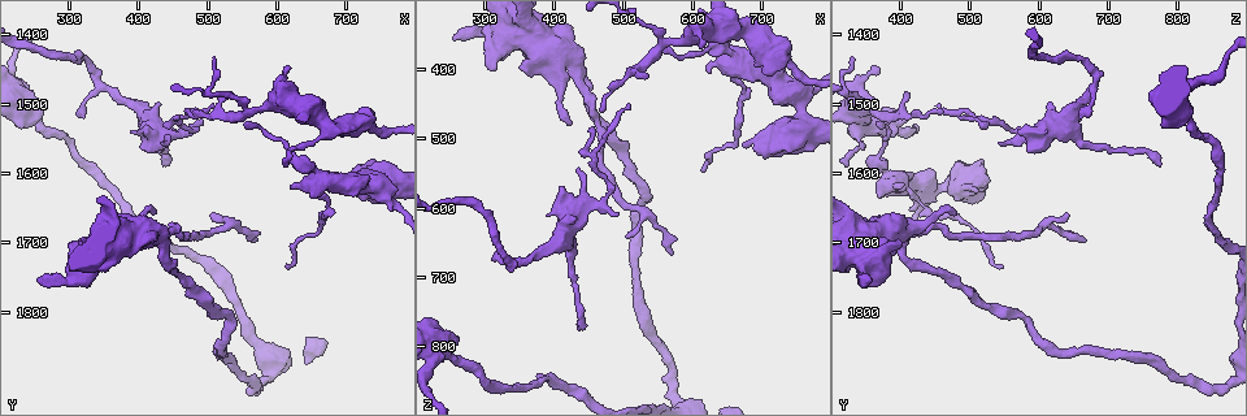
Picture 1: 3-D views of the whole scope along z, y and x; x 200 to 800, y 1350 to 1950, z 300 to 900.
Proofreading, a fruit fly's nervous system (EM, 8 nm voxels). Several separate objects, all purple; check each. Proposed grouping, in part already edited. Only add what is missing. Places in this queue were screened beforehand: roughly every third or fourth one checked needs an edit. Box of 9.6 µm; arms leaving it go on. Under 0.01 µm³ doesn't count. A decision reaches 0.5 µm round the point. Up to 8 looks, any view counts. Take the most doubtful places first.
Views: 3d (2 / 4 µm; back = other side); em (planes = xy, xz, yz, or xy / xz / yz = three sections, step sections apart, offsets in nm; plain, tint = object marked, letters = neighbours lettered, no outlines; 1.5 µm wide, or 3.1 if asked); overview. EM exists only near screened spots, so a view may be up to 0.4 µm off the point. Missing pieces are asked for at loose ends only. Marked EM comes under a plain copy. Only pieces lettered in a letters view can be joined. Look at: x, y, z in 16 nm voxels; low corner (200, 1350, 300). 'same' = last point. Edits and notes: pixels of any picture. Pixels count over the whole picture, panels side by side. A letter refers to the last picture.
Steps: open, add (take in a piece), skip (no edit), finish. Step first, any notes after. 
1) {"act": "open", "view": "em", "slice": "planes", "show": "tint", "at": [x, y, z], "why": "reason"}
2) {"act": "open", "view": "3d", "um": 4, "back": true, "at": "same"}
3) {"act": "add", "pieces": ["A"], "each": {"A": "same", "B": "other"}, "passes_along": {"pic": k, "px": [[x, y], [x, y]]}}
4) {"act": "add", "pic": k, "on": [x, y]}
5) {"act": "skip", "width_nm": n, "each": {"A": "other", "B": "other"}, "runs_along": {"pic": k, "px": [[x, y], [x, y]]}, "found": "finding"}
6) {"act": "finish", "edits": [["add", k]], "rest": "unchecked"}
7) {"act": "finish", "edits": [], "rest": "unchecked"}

{"act": "open", "view": "em", "slice": "planes", "show": "letters", "at": [490, 1525, 615], "why": "branch stops here"}

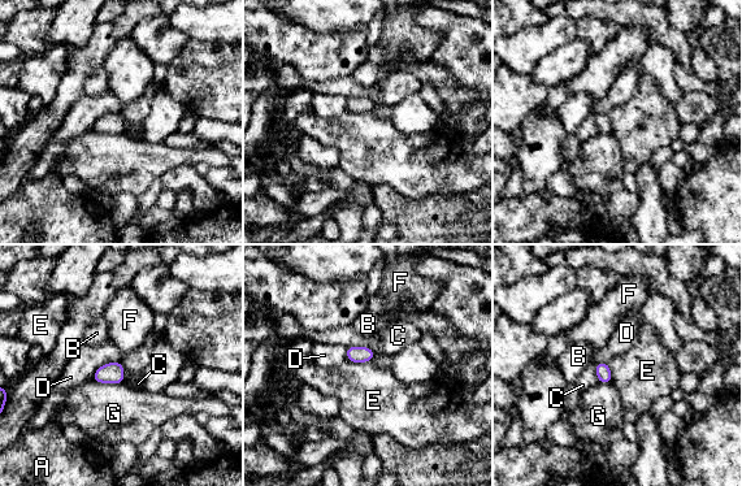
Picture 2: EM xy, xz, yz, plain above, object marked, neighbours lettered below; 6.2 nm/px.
{"act": "skip", "longest_contact_nm": ["D", 220], "each": {"A": "other", "B": "other", "C": "other", "D": "other", "E": "other", "F": "other", "G": "other"}, "found": "no lettered piece goes on from it"}

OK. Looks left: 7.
{"act": "open", "view": "em", "slice": "planes", "show": "letters", "at": [625, 1610, 405]}

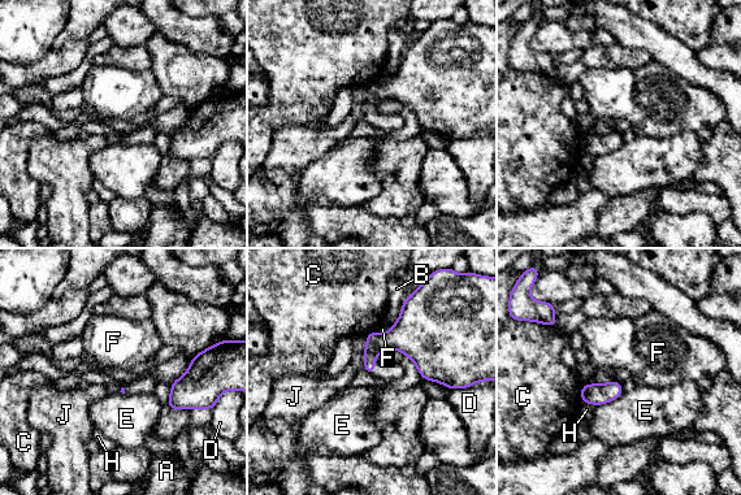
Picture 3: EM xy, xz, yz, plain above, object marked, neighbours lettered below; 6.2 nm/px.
{"act": "skip", "each": {"A": "other", "B": "other", "C": "other", "D": "other", "E": "other", "F": "other", "H": "other", "J": "other"}, "found": "no lettered piece goes on from it"}

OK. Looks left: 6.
{"act": "open", "view": "em", "slice": "xy", "step": 4, "show": "letters", "at": [255, 1755, 355], "why": "an open end"}

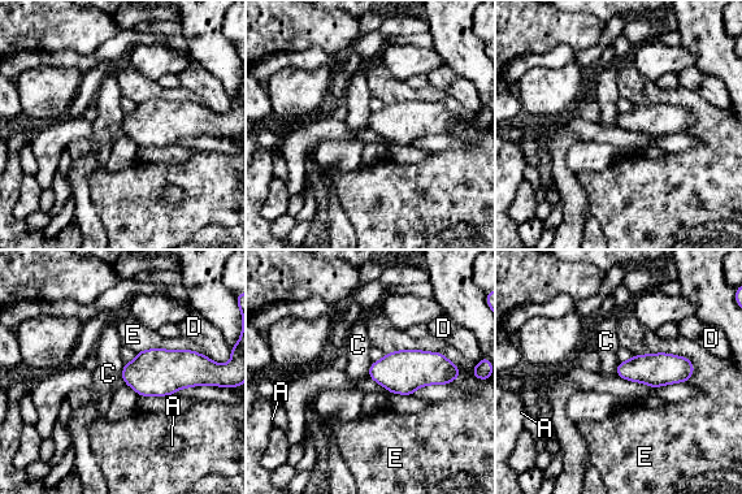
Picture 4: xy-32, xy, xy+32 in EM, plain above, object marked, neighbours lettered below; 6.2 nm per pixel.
{"act": "skip", "longest_contact_nm": ["E", 480], "each": {"A": "other", "C": "other", "D": "other", "E": "other"}, "border": {"pic": 4, "px": [[125, 364], [121, 380]]}, "found": "none of them fits"}

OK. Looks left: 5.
{"act": "finish", "edits": [], "rest": "unchecked"}

